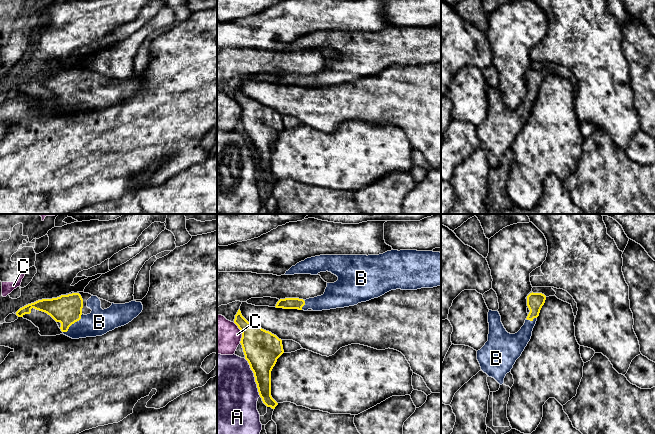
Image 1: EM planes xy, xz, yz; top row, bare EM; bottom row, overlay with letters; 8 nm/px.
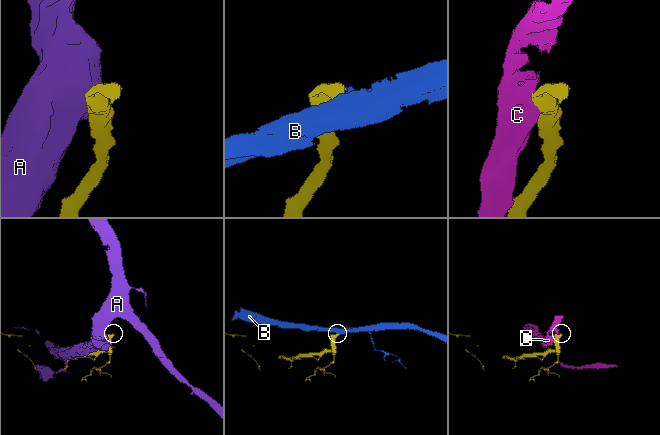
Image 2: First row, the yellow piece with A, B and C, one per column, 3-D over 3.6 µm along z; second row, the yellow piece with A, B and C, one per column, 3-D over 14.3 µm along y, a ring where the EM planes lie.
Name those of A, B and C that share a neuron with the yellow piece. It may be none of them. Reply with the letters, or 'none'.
B

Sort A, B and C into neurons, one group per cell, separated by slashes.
A / B / C

